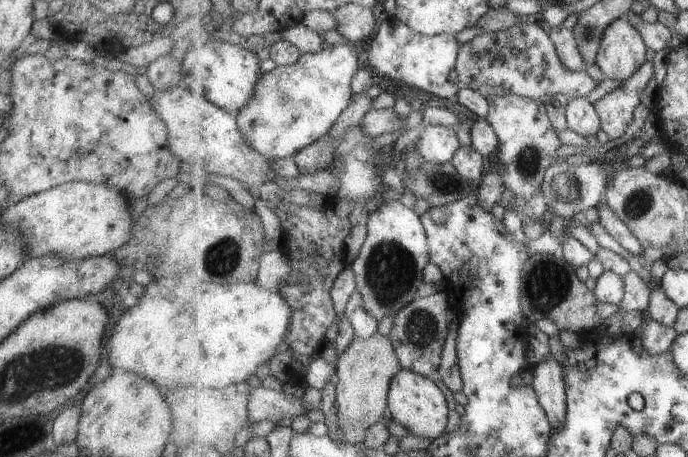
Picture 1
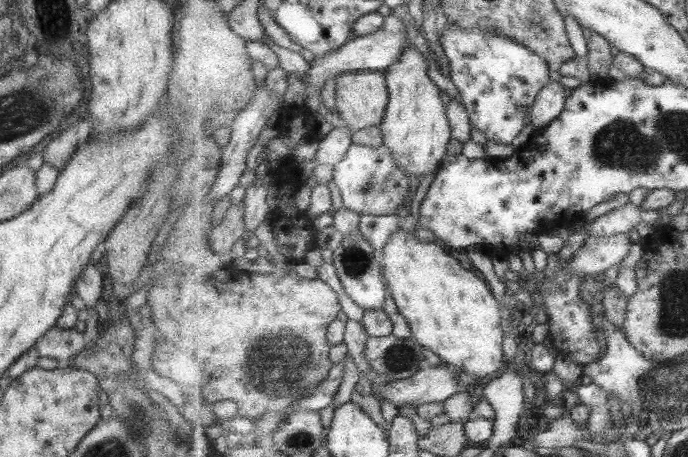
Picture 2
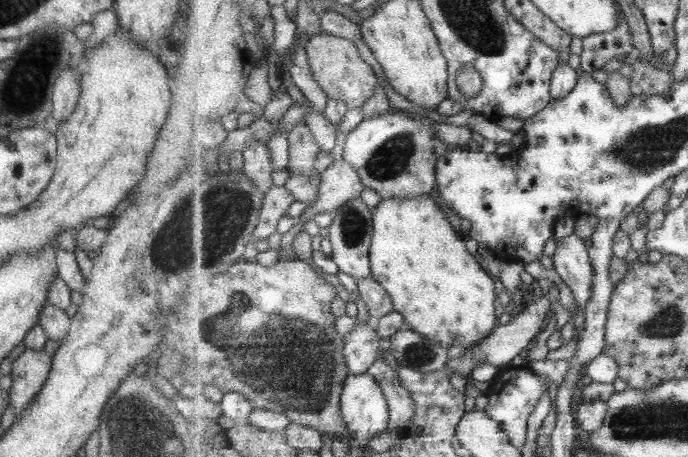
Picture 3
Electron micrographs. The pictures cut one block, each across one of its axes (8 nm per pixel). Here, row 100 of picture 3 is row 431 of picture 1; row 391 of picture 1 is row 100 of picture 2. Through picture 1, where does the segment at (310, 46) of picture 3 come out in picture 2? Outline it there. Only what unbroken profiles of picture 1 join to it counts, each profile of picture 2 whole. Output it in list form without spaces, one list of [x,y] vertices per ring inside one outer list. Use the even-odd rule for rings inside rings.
[[[384,71],[345,72],[337,77],[338,112],[353,131],[363,130],[369,126],[380,126],[390,100],[389,87]]]

